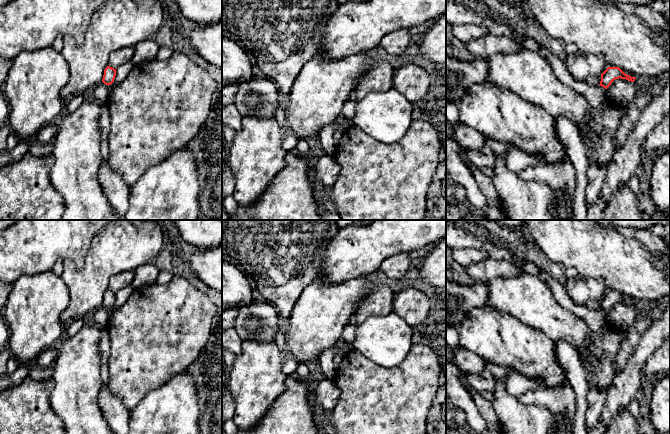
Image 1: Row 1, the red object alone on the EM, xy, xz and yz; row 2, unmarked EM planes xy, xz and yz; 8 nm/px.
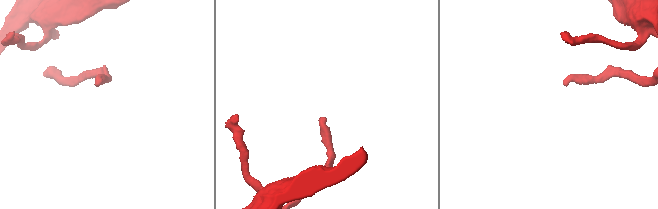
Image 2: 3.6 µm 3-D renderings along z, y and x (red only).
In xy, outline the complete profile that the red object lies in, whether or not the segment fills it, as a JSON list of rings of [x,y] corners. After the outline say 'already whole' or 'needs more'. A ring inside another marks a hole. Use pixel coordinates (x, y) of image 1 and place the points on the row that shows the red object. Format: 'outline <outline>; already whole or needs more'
outline [[[107,66],[104,70],[102,82],[106,85],[111,85],[114,82],[116,76],[116,69]]]; already whole

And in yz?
outline [[[608,67],[601,74],[601,81],[599,85],[607,89],[615,79],[619,78],[626,79],[631,82],[634,82],[636,79],[635,77],[625,74],[619,67]]]; already whole

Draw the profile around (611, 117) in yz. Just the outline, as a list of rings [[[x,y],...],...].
[[[615,105],[602,112],[590,106],[589,122],[579,131],[589,166],[611,160],[618,148],[614,139],[623,115],[624,110]]]

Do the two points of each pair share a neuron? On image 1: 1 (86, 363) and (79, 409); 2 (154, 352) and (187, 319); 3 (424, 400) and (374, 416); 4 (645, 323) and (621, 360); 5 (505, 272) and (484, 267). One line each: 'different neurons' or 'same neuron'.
1: same neuron
2: same neuron
3: same neuron
4: same neuron
5: same neuron

